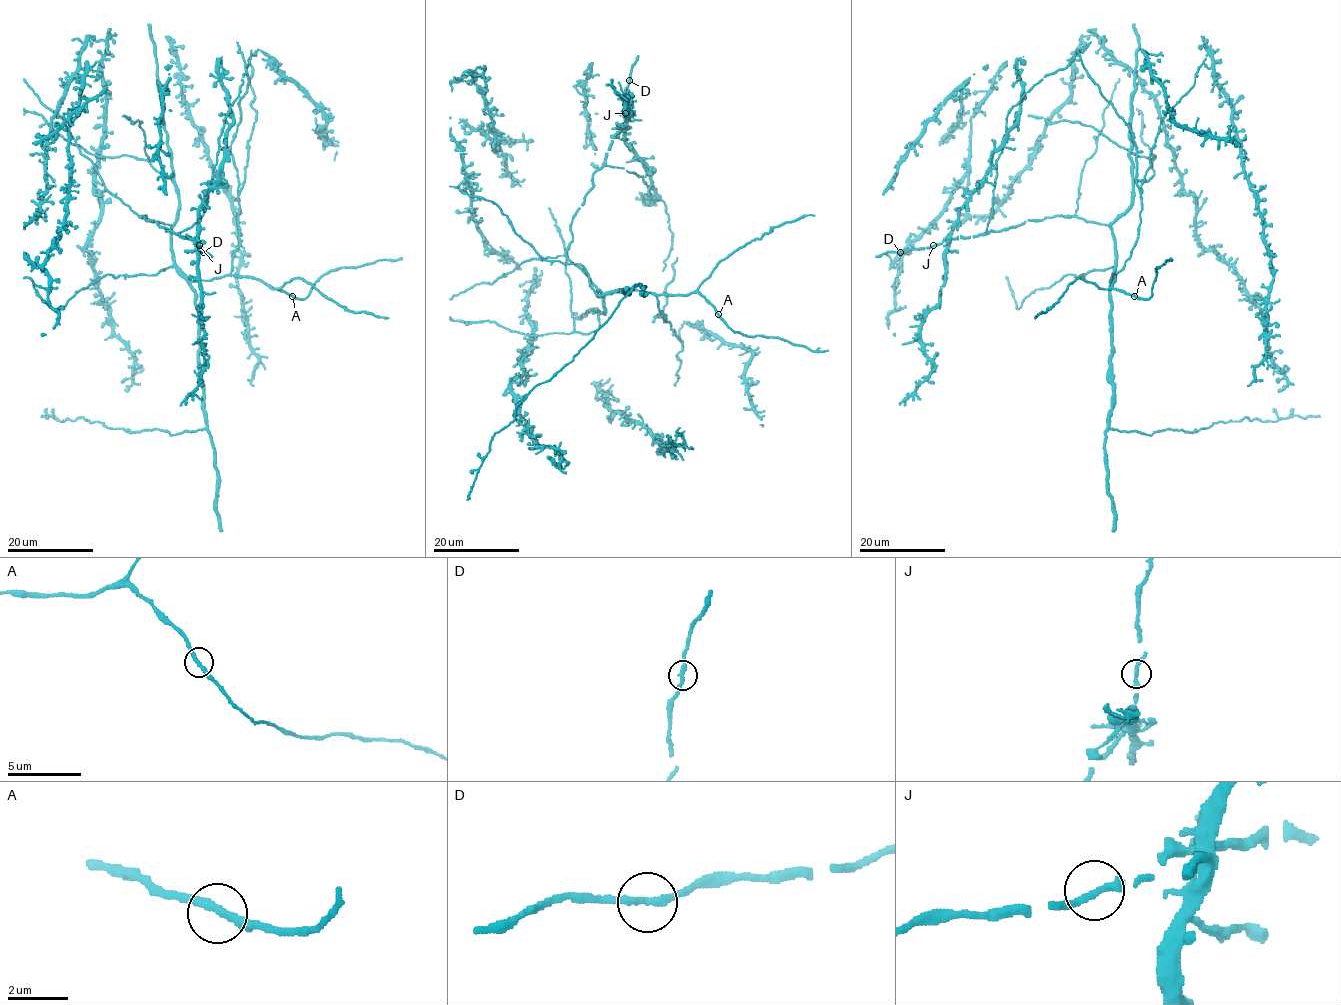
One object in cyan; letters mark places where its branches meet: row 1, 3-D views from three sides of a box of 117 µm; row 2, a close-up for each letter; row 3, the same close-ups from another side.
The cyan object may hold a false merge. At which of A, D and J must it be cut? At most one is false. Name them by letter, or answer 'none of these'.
none of these

